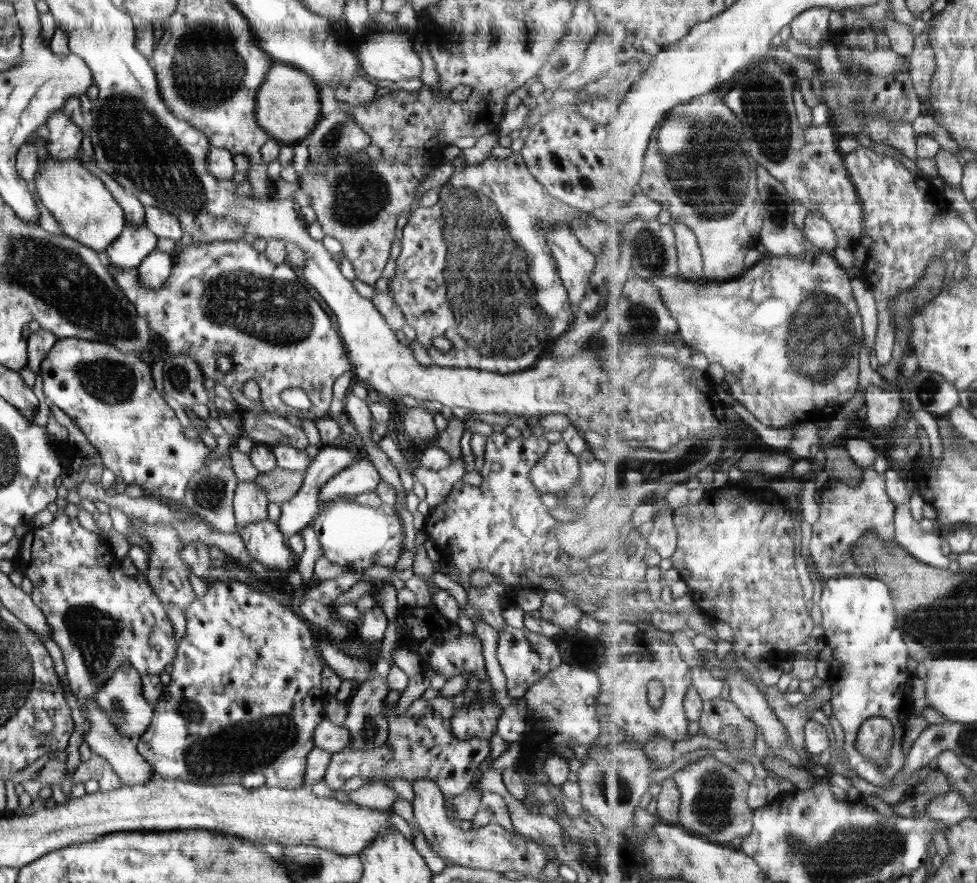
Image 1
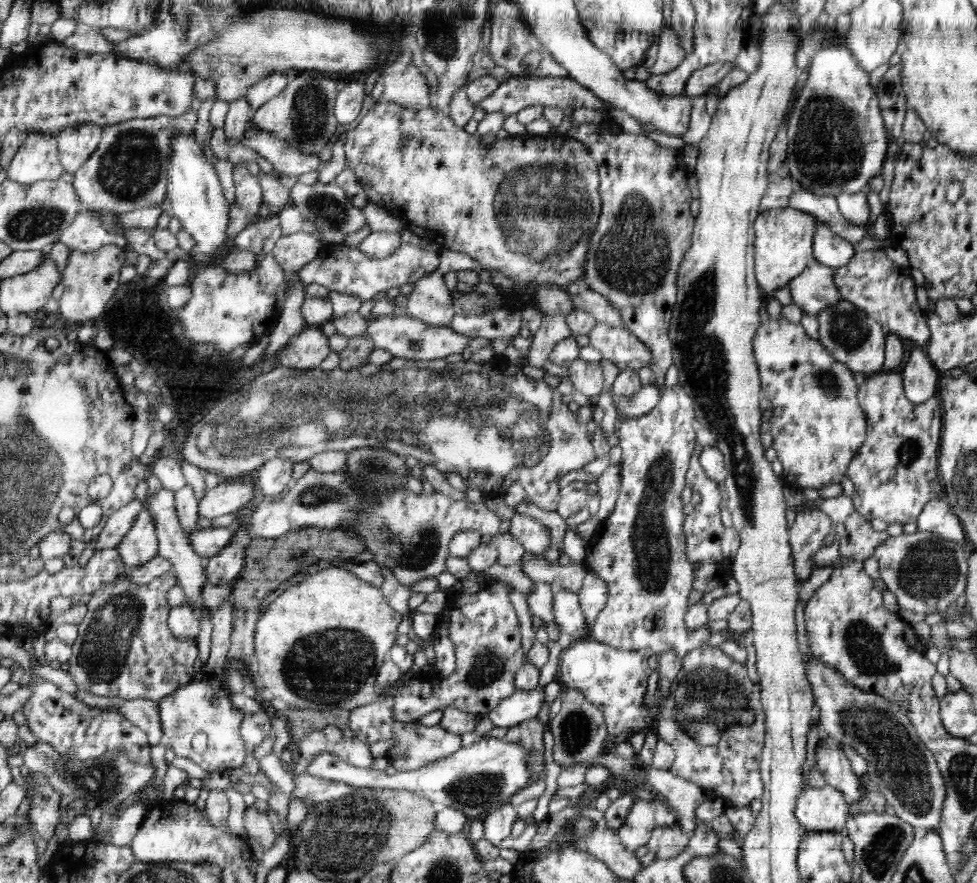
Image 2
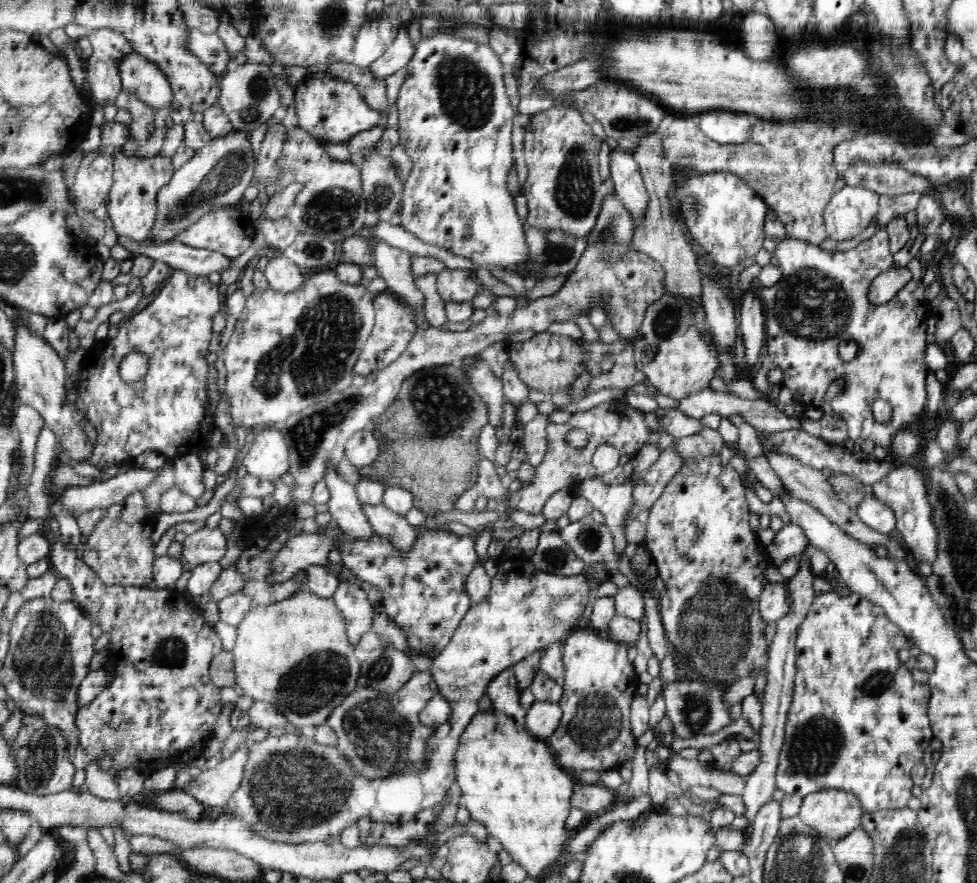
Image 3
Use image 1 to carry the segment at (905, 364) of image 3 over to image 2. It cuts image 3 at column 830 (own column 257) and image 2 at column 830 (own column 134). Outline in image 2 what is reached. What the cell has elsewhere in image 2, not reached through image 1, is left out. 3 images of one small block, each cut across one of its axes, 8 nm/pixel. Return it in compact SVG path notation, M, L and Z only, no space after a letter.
M815 258L809 261L807 268L789 284L792 300L801 310L818 317L818 314L834 306L841 298L834 285L834 271L818 262Z

